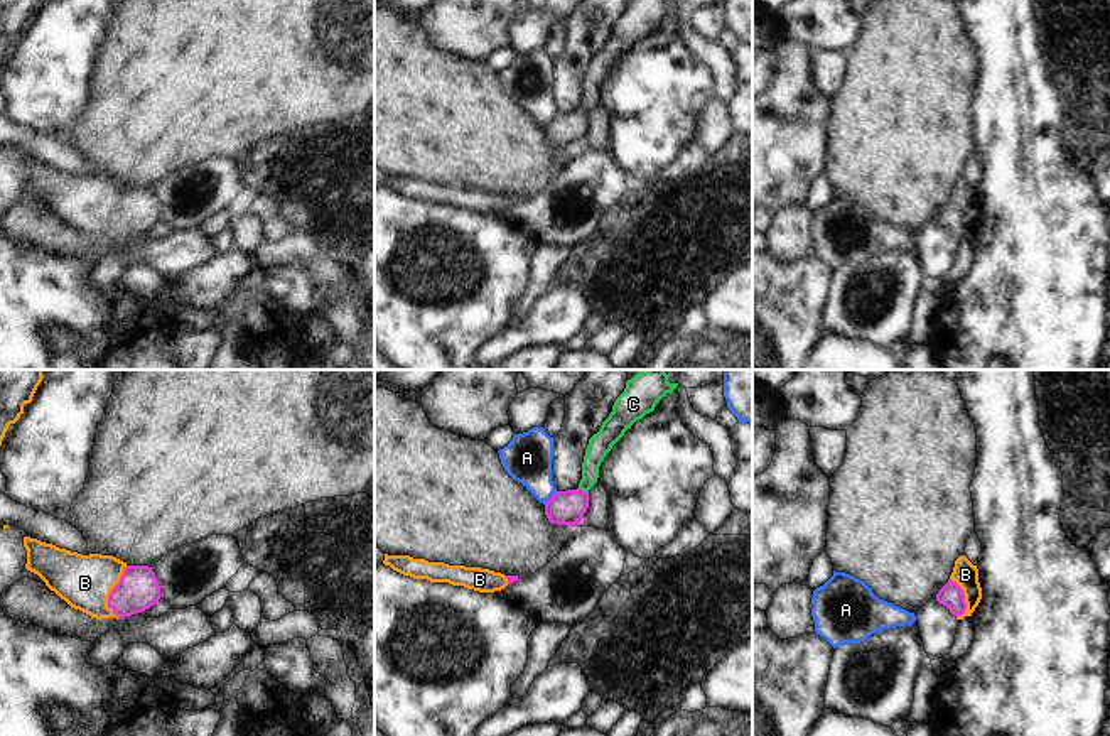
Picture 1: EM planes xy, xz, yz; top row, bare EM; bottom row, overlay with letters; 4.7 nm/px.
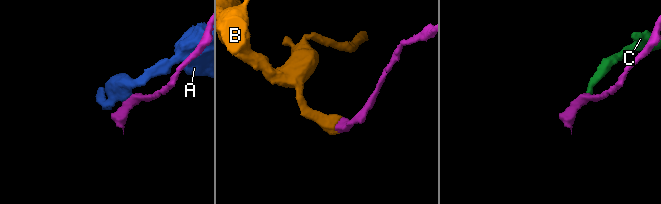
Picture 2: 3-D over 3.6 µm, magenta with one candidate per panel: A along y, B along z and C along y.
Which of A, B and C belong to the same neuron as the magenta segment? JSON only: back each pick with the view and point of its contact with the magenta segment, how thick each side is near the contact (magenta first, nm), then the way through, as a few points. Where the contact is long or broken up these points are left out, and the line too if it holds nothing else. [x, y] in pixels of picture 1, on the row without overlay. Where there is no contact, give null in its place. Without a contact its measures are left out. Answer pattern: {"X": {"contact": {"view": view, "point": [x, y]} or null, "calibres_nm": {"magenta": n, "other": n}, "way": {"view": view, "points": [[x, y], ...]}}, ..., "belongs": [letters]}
{"B": {"contact": {"view": "xy", "point": [112, 213]}, "calibres_nm": {"magenta": 200, "other": 260}, "way": {"view": "xy", "points": [[139, 211], [112, 213], [105, 208], [85, 205]]}}, "C": {"contact": {"view": "xz", "point": [581, 112]}, "calibres_nm": {"magenta": 160, "other": 110}, "way": {"view": "xz", "points": [[567, 129], [581, 112], [599, 66]]}}, "belongs": ["B", "C"]}

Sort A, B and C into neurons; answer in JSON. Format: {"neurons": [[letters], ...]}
{"neurons": [["A"], ["B", "C"]]}

